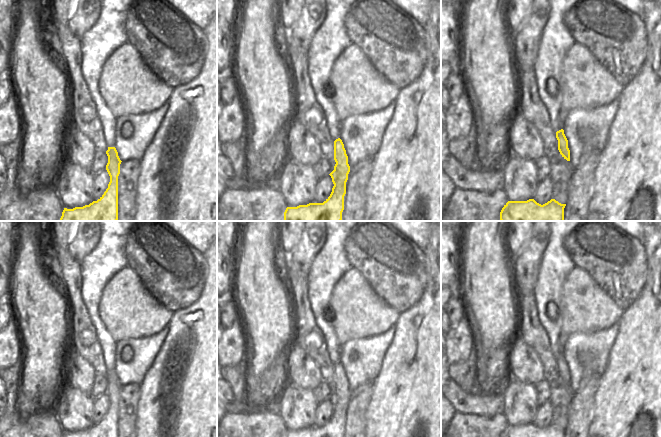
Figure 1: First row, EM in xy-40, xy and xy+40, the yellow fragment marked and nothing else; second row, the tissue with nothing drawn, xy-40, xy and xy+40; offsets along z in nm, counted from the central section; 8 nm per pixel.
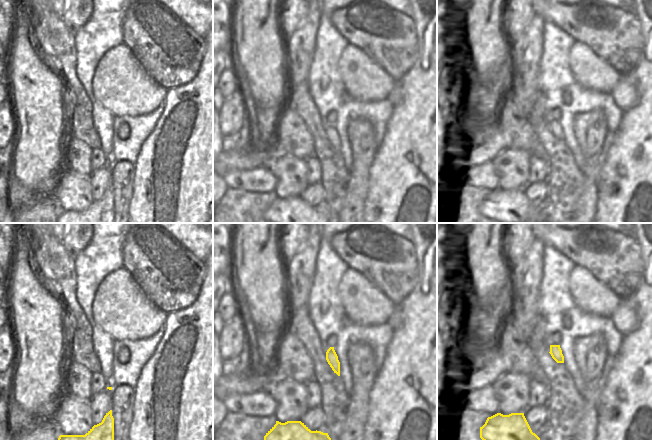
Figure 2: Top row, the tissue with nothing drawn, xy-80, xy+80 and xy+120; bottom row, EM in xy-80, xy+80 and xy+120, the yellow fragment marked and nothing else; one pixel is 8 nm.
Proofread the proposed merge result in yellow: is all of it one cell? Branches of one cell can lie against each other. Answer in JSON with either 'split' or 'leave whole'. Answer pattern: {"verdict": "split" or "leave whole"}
{"verdict": "split"}

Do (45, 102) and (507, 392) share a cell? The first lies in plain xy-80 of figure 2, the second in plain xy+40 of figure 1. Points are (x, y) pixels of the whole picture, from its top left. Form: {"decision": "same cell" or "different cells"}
{"decision": "different cells"}

